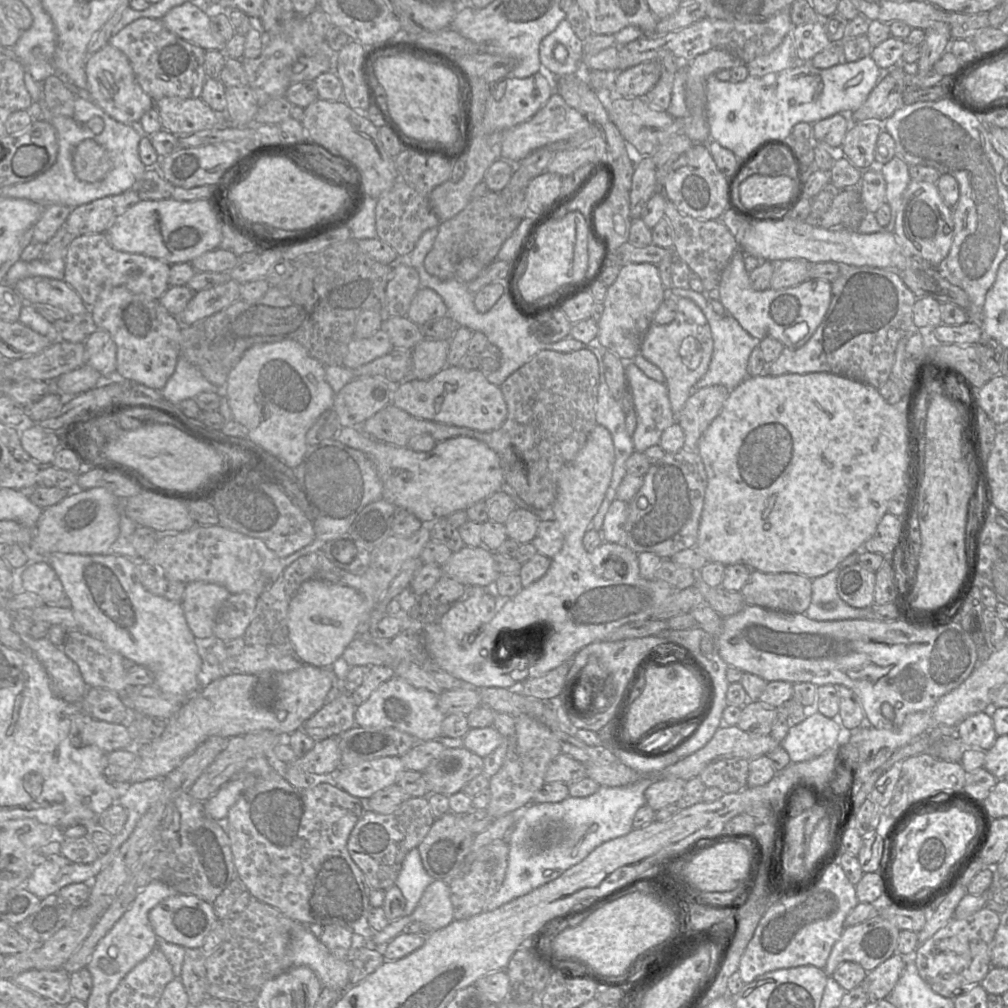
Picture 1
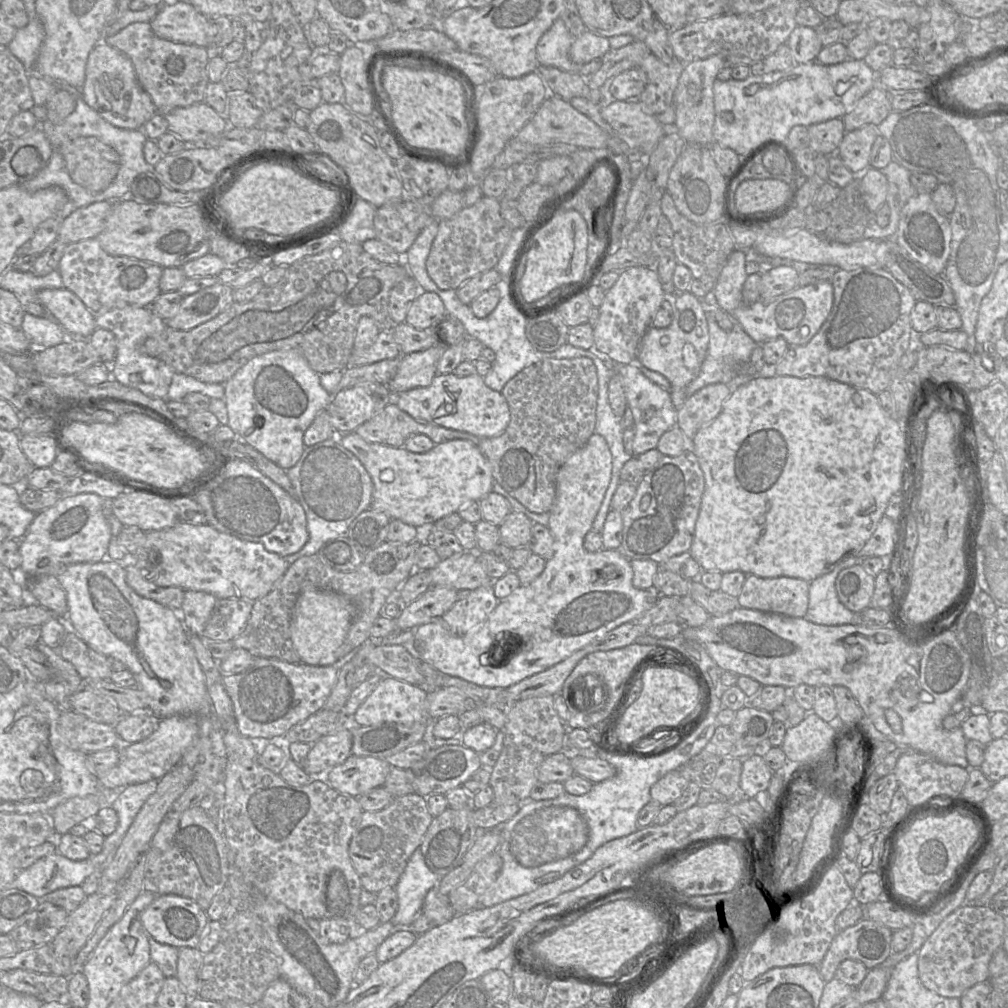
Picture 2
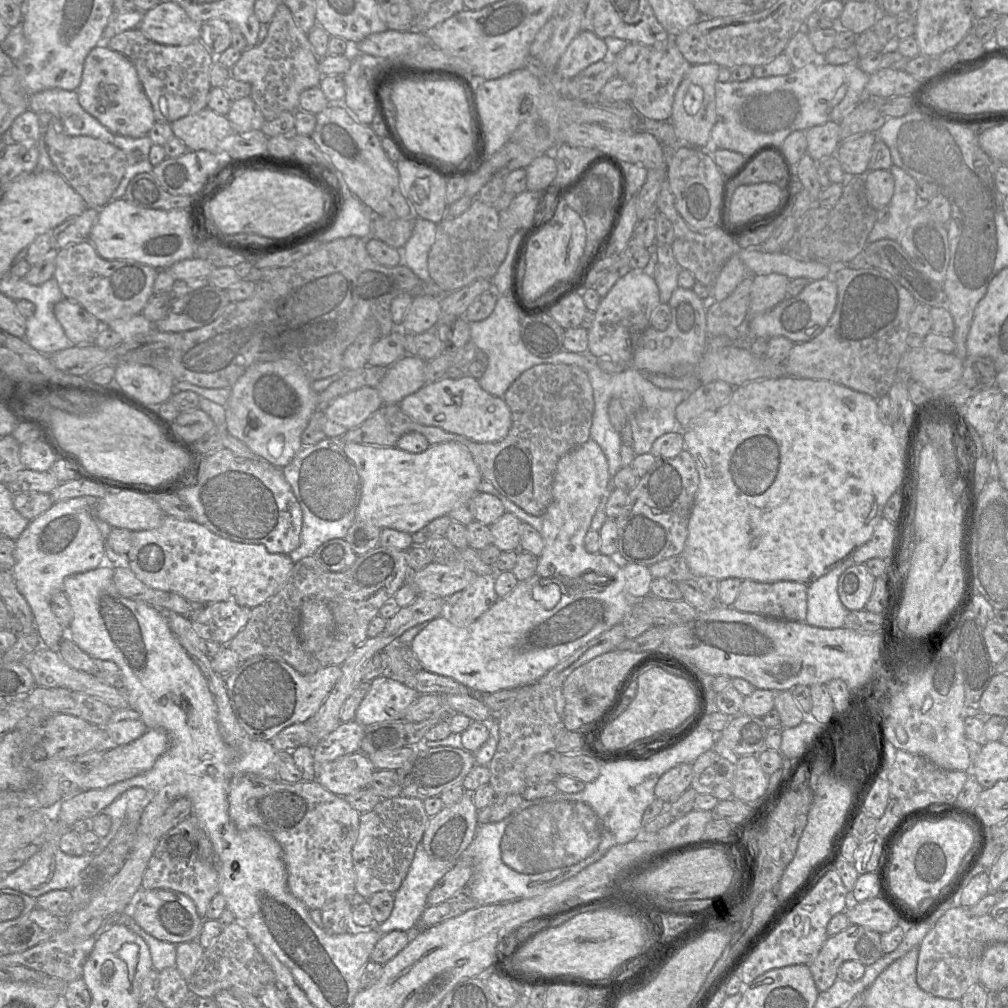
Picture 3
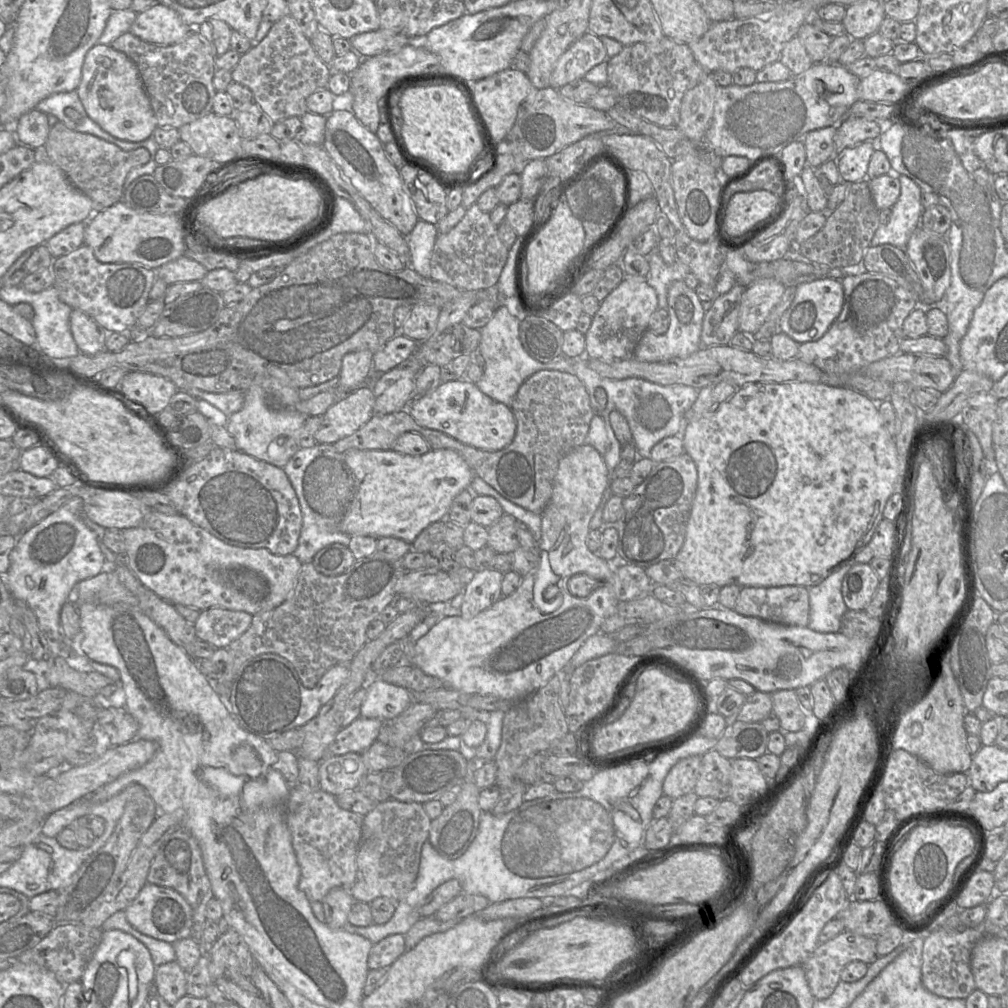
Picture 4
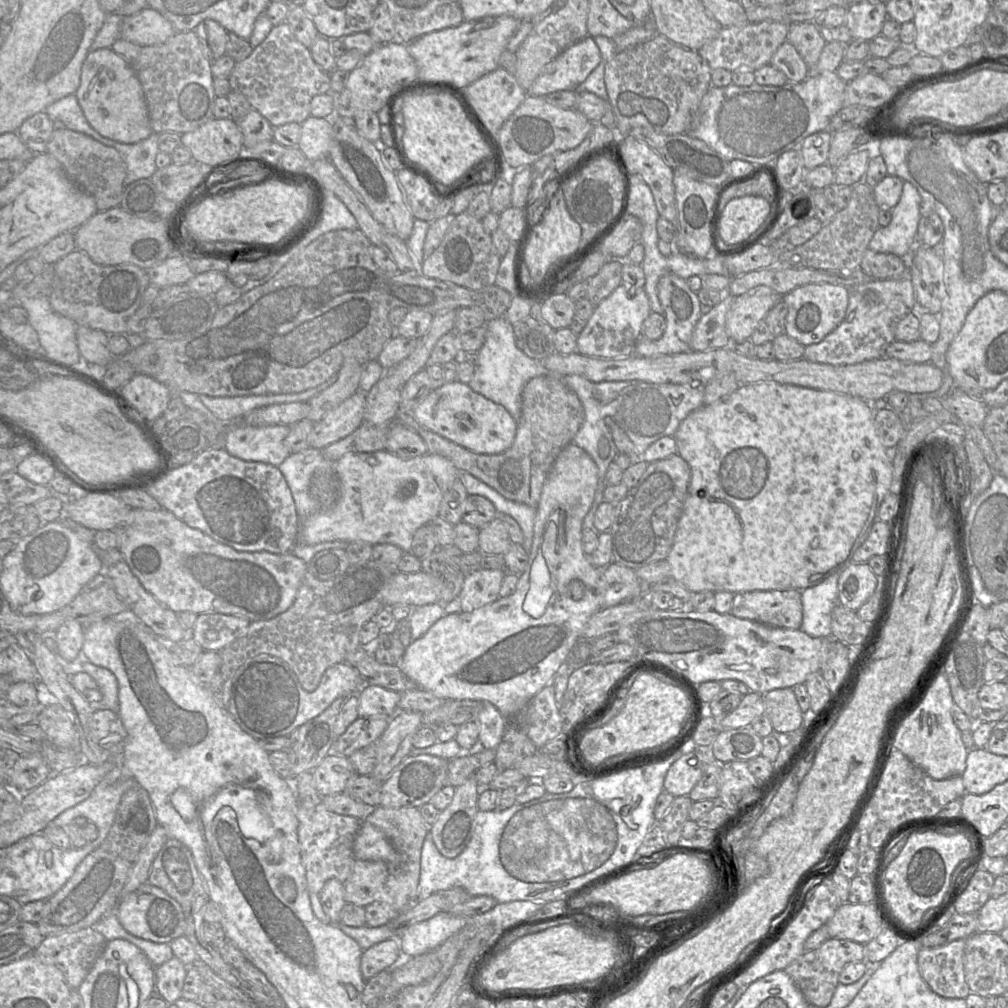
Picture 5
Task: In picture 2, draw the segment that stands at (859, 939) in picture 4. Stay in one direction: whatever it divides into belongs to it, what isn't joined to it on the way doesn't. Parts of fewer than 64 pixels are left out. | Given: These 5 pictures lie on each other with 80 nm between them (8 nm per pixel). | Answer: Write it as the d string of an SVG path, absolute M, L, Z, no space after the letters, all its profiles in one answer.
M862 918L855 925L839 931L832 940L824 958L817 966L824 982L829 982L835 976L838 965L846 959L862 962L868 970L881 965L892 953L892 930L885 925L869 918Z

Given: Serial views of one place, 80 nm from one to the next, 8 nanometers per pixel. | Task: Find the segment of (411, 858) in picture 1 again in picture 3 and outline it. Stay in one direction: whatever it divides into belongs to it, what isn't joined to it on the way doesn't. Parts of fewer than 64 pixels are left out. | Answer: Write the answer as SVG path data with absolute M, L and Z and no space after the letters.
M421 842L418 844L413 861L399 889L394 893L394 908L389 918L379 924L374 925L383 935L391 931L402 931L412 935L420 924L423 911L428 907L427 898L435 884L449 871L456 862L444 863L431 859L425 852Z

